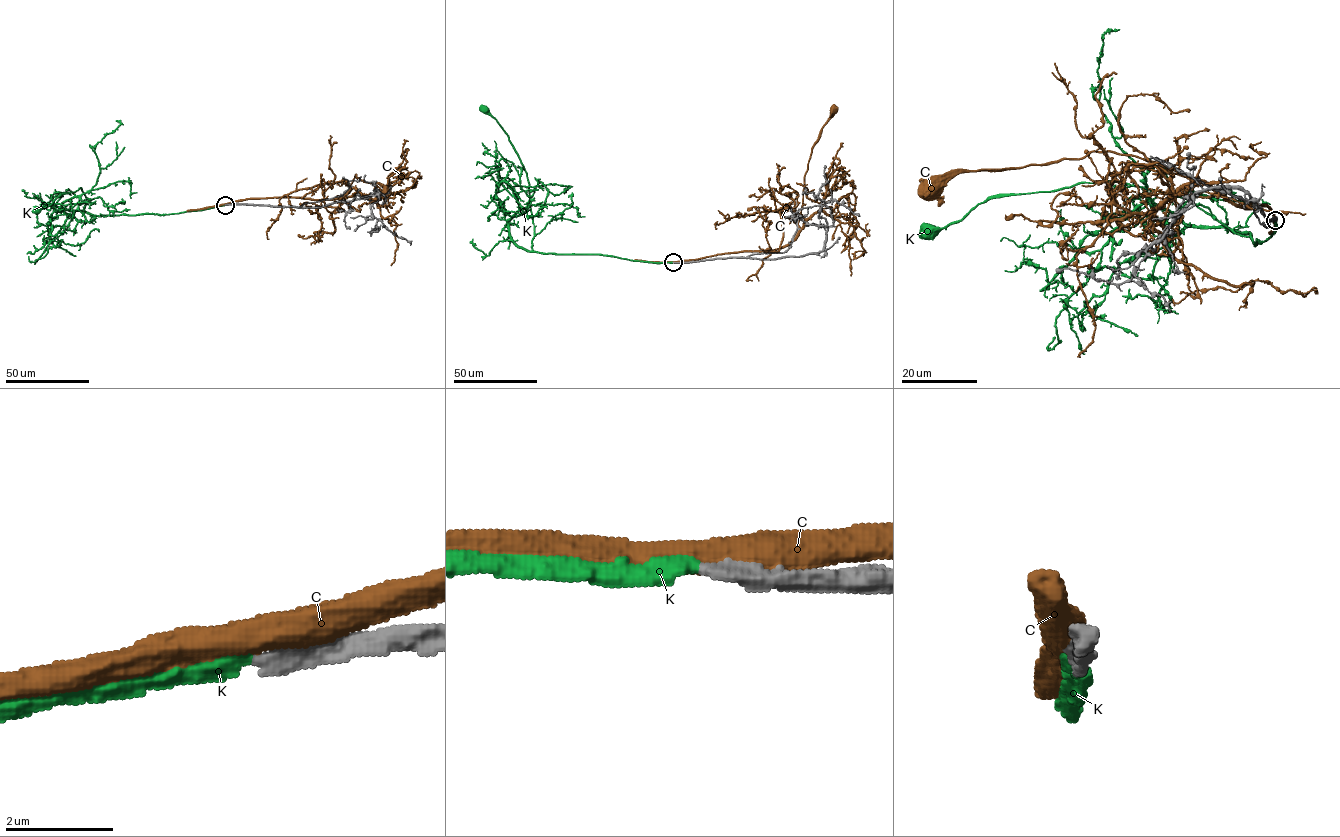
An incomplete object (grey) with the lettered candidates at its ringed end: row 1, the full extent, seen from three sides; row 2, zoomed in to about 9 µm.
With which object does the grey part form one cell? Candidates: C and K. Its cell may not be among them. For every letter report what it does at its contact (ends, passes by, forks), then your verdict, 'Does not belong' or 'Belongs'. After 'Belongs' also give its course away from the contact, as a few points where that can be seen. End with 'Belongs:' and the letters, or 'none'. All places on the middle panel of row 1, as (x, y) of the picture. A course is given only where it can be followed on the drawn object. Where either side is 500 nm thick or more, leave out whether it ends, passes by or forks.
C: Does not belong
K: It ends there. Belongs. Its course: (673, 262), (534, 251), (534, 227), (527, 174), (508, 136), (484, 109)
Belongs: K

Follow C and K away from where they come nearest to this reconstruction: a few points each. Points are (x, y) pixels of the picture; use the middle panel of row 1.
C: (674, 262), (786, 246), (799, 230), (804, 176), (812, 146), (834, 109)
K: (673, 262), (534, 251), (534, 227), (527, 174), (508, 136), (484, 109)

